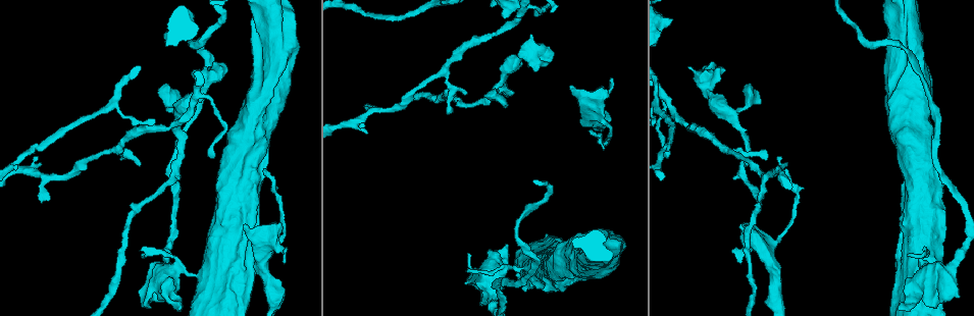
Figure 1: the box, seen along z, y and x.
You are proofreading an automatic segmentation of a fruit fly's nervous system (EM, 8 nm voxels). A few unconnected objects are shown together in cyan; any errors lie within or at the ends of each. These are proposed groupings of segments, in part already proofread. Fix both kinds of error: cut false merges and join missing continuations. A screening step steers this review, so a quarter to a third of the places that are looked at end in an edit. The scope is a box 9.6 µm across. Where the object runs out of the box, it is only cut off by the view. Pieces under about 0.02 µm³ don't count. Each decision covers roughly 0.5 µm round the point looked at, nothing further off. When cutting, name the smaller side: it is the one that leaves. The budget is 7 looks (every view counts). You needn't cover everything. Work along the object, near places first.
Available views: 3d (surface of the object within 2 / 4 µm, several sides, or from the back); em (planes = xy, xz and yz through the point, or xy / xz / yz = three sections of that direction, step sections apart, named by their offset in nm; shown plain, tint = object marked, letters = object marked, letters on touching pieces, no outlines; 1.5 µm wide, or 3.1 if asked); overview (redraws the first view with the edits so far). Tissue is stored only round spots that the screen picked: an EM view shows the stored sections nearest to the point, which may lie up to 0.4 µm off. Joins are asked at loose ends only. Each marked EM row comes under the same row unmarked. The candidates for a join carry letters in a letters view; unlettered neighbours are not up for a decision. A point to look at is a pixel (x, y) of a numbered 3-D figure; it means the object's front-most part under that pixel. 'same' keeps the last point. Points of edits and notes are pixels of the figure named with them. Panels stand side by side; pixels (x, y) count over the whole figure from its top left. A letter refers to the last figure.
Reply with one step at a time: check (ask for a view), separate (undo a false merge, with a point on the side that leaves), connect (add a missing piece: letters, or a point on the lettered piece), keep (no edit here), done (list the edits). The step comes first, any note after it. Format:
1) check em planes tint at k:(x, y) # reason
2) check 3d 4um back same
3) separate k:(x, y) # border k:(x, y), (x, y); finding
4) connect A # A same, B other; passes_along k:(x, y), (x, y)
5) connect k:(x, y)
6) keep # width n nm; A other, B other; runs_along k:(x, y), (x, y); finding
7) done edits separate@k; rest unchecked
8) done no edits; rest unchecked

check em xy step 8 letters at 1:(758, 201)

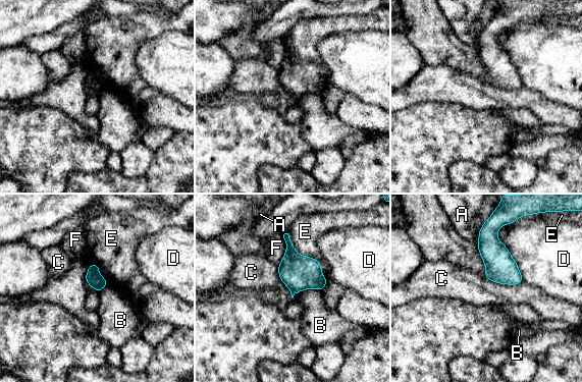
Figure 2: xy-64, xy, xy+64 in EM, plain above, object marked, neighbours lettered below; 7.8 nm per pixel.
keep # A other, B other, C other, D other, E other, F other; border 2:(321, 289), (304, 288), (301, 291); no lettered piece goes on from it

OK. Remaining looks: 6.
check em xy step 8 letters at 1:(666, 158)

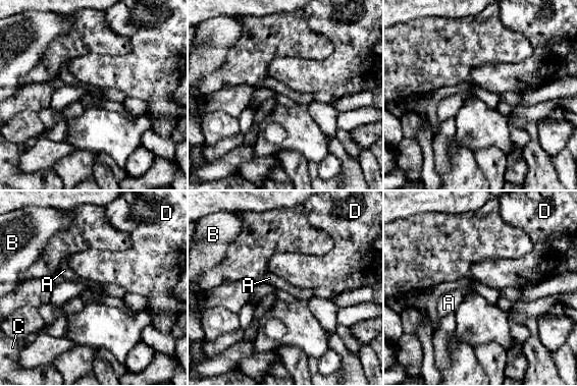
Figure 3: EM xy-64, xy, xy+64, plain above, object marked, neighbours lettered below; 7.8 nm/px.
check em planes letters same # another direction

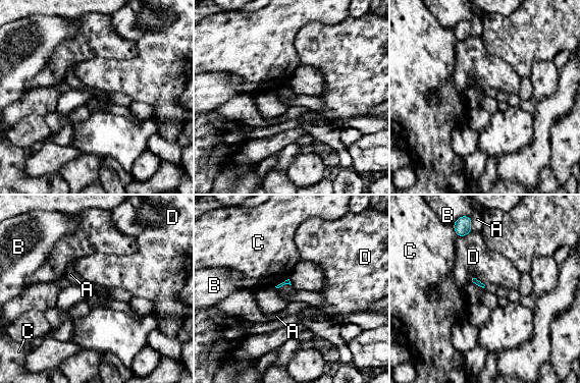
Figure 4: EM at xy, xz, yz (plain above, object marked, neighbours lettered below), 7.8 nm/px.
keep # A other, B other, C other, D other; no lettered piece goes on from it

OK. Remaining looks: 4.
check 3d 2um at 1:(741, 224)

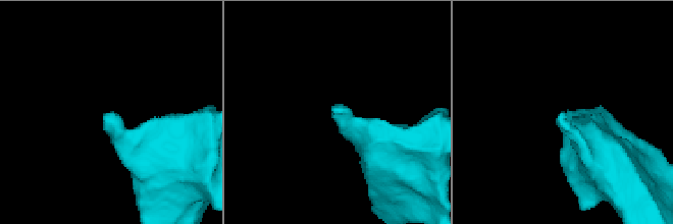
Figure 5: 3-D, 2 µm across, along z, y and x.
check em yz step 4 tint at 5:(103, 116)

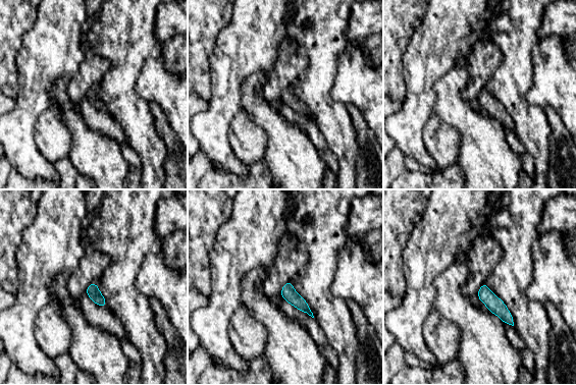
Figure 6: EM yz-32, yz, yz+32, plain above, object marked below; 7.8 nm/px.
check em yz step 4 letters same # what lies round it

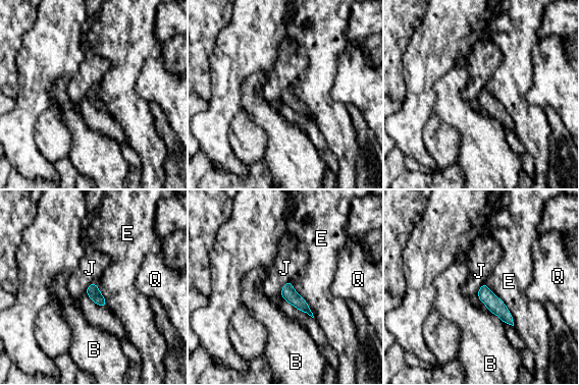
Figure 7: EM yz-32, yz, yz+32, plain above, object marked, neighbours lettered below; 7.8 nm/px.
keep # B other, E other, J other, Q other; border 7:(290, 280), (284, 284), (279, 294); no lettered piece goes on from it

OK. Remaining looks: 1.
done no edits; rest unchecked

